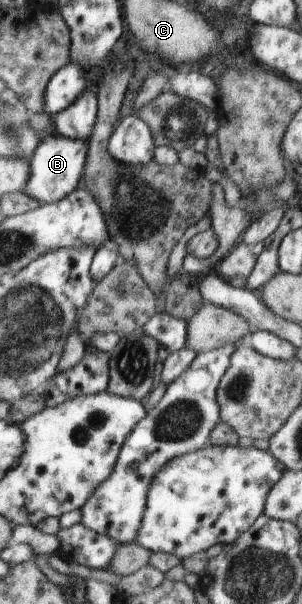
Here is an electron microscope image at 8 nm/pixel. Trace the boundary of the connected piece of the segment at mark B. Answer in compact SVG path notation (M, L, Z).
M53 131L45 132L41 137L42 140L29 158L30 176L24 192L45 205L60 200L77 189L80 176L84 174L89 141L66 138Z

